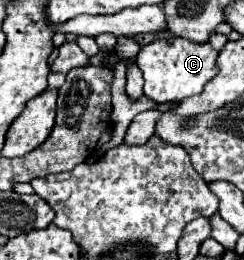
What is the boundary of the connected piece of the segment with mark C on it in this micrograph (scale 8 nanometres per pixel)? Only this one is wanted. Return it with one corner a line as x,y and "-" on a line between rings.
186,38
156,40
138,52
138,68
144,74
144,86
146,86
144,94
156,104
180,102
188,96
200,94
204,90
204,84
218,74
216,58
218,50
214,50
212,44
208,42
196,44

